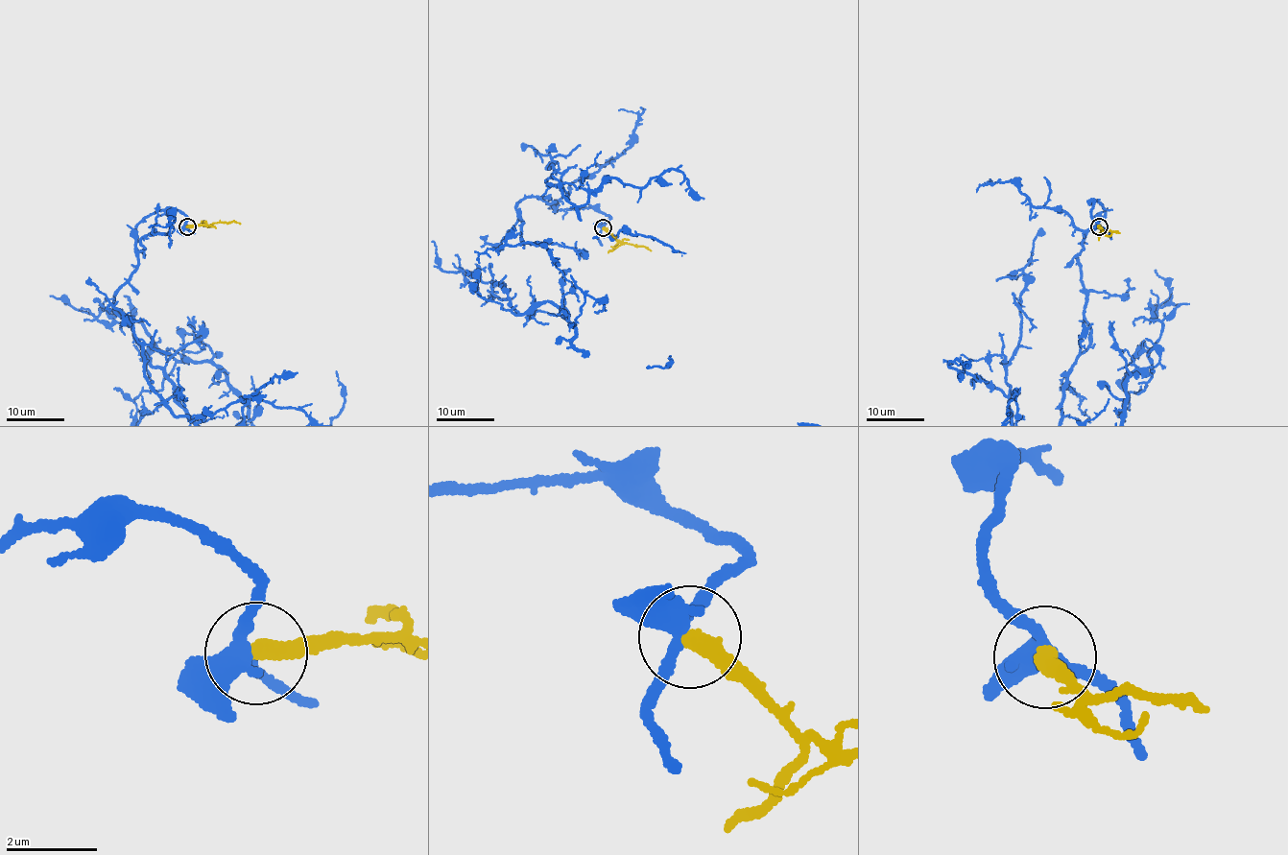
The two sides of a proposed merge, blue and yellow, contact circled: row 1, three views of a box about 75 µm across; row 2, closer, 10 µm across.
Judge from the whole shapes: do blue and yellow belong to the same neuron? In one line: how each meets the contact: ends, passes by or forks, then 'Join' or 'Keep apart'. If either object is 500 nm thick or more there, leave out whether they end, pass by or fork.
At the ring blue forks. At the ring yellow ends. Keep apart

